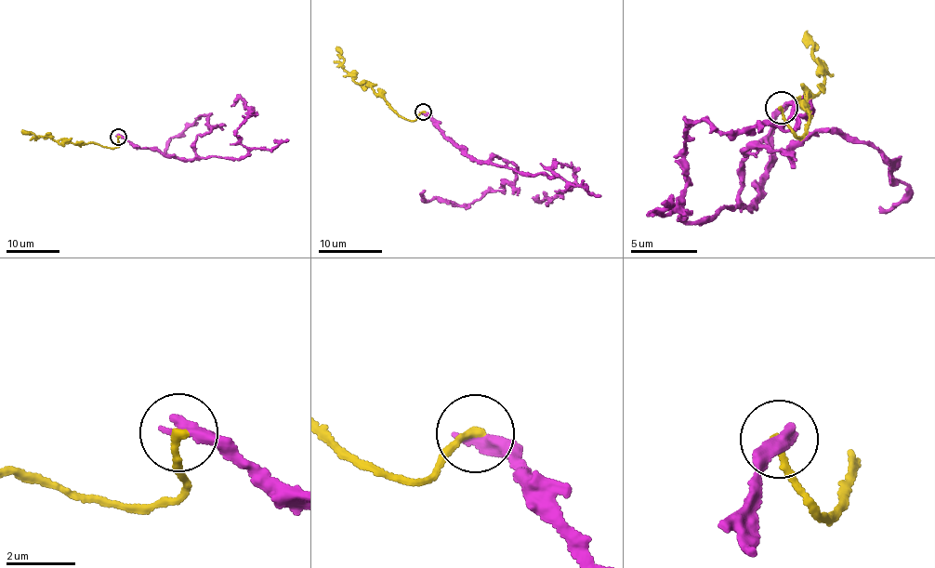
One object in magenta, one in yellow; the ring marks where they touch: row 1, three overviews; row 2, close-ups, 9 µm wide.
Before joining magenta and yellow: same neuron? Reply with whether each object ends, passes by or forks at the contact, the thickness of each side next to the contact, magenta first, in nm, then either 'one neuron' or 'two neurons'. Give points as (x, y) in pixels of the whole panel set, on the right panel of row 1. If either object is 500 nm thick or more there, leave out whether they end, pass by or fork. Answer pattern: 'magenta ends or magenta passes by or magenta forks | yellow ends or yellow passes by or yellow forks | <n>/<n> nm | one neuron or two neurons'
magenta ends | yellow ends | 440/220 nm | two neurons

